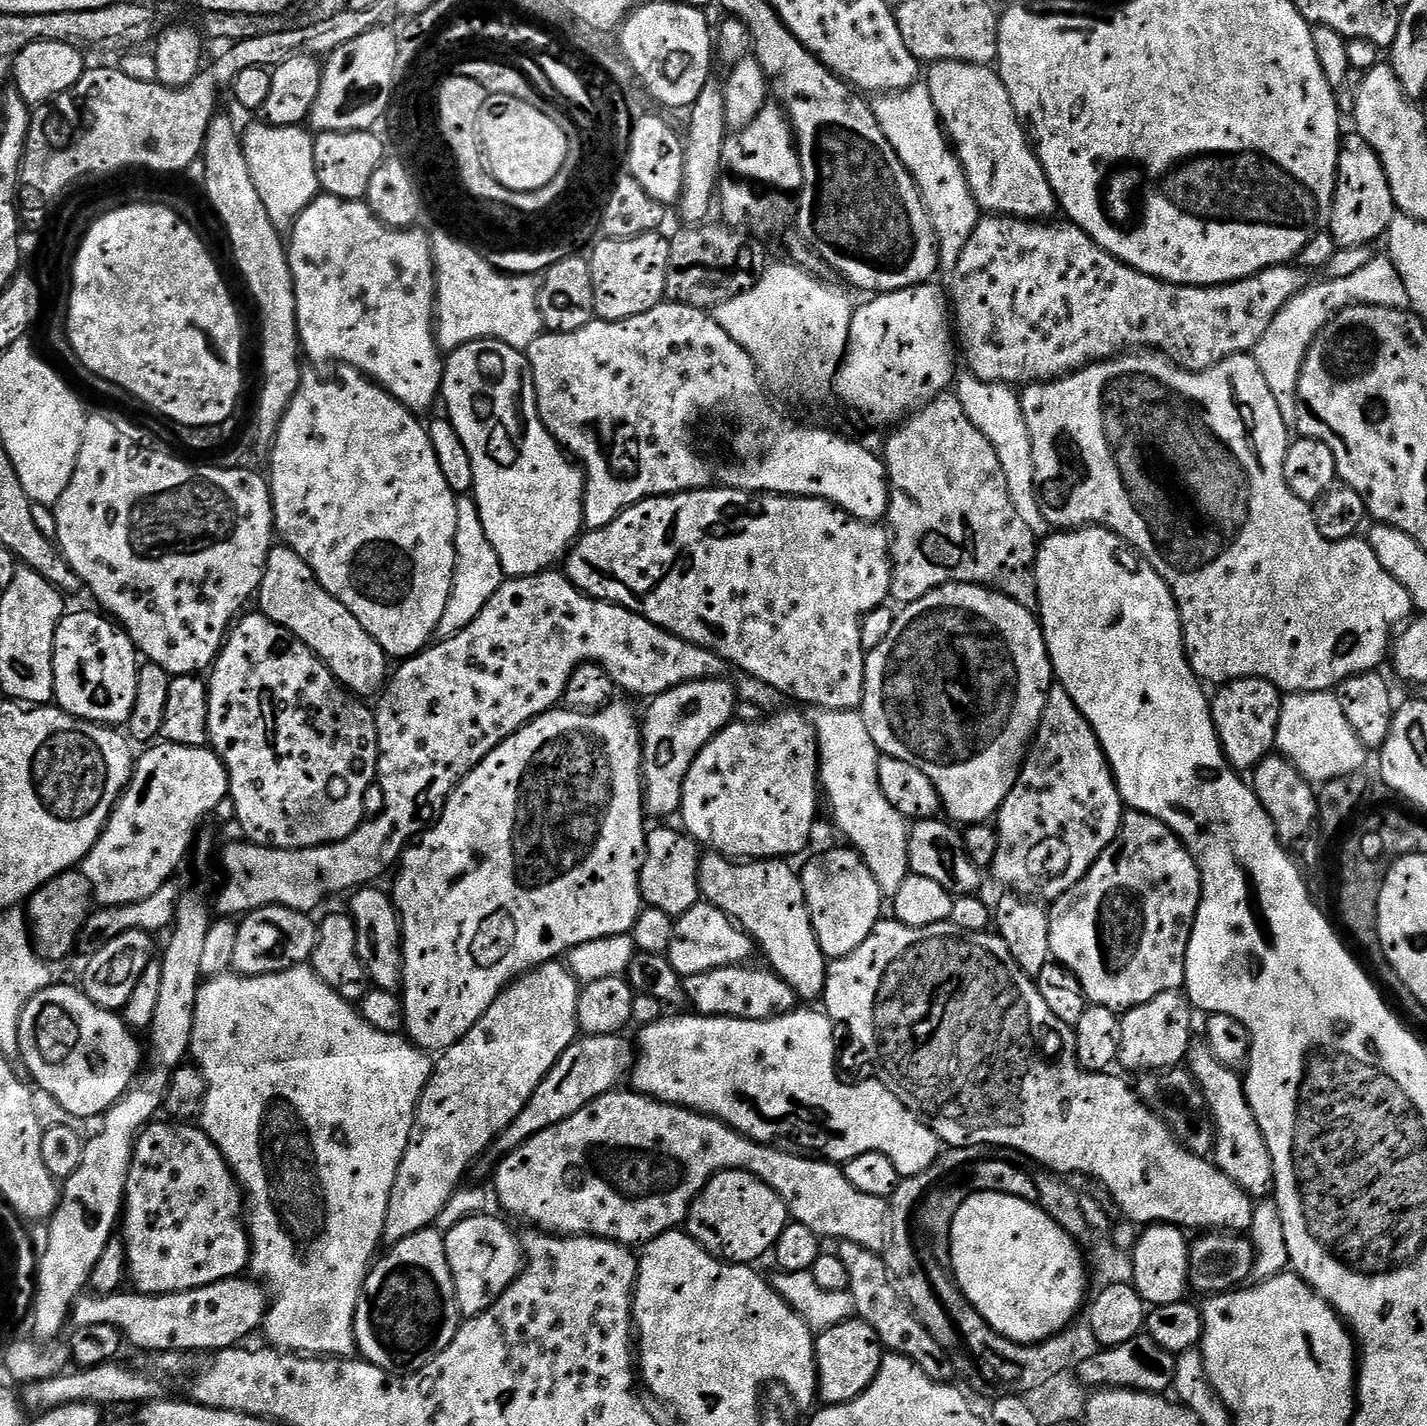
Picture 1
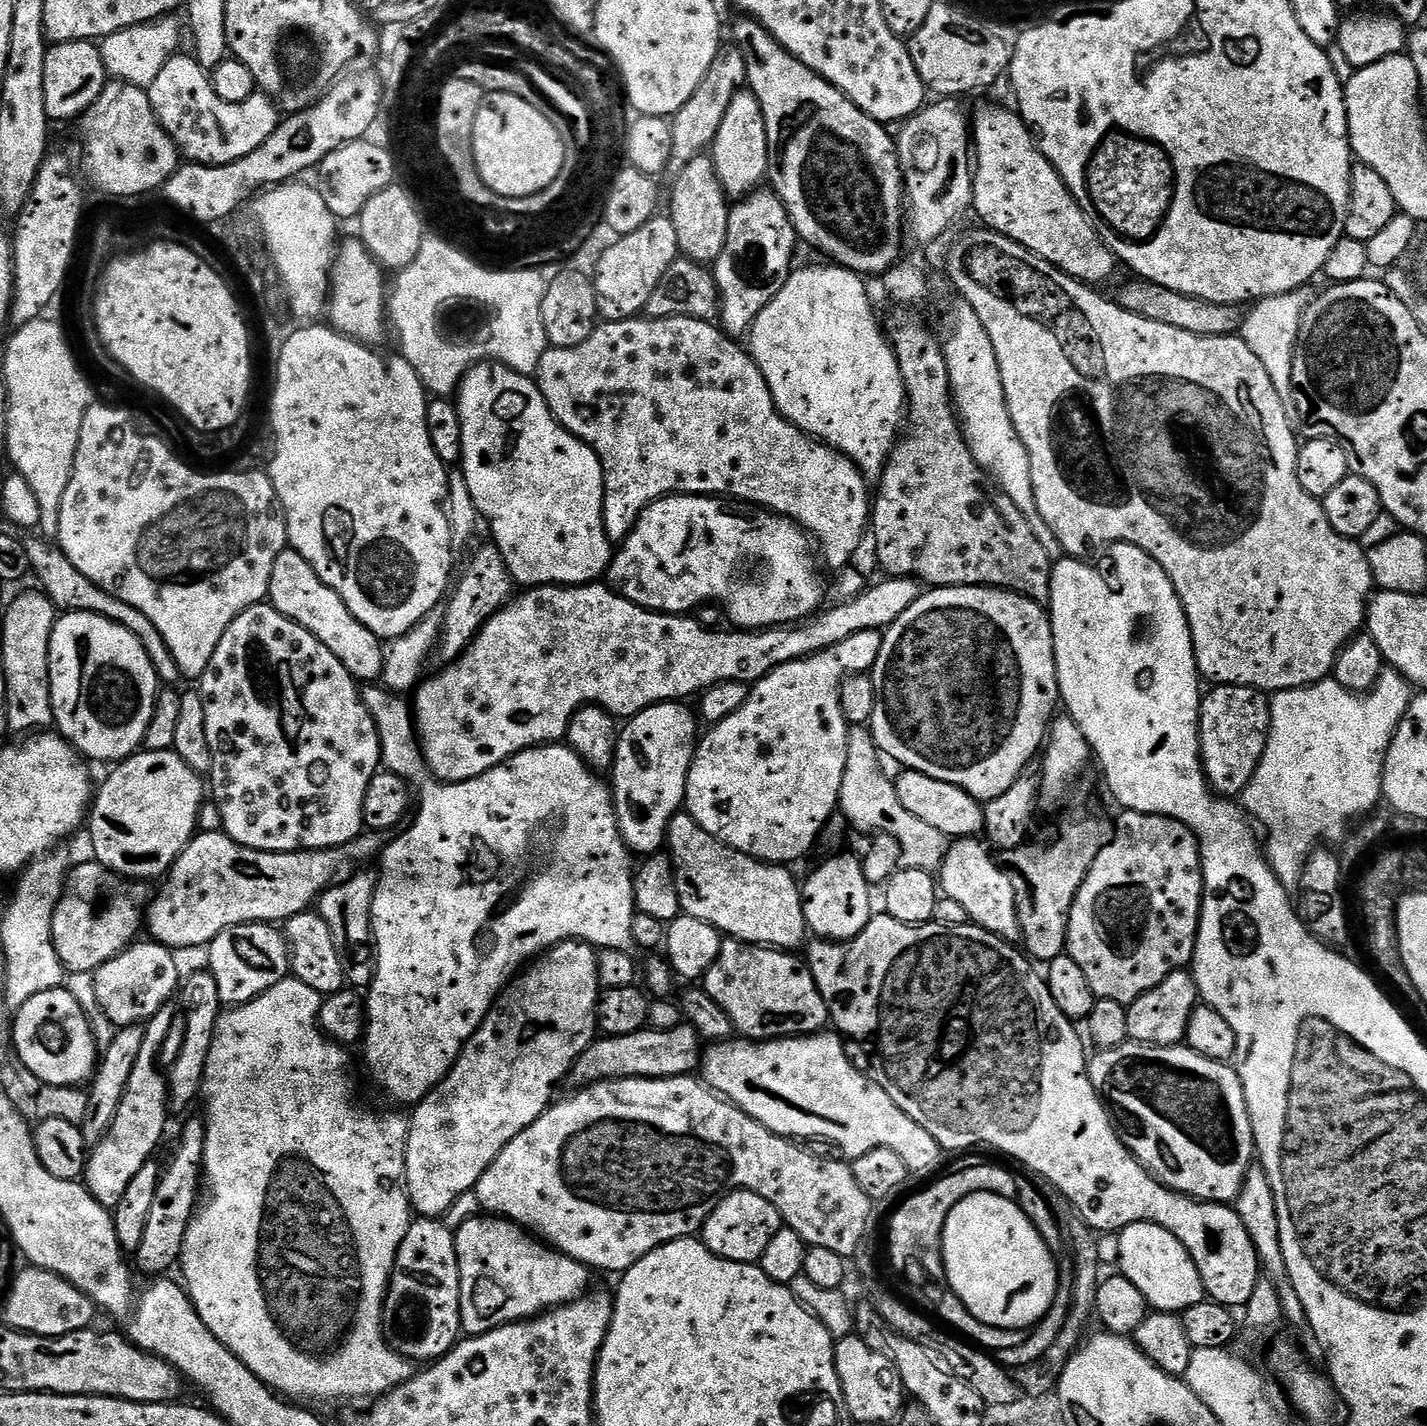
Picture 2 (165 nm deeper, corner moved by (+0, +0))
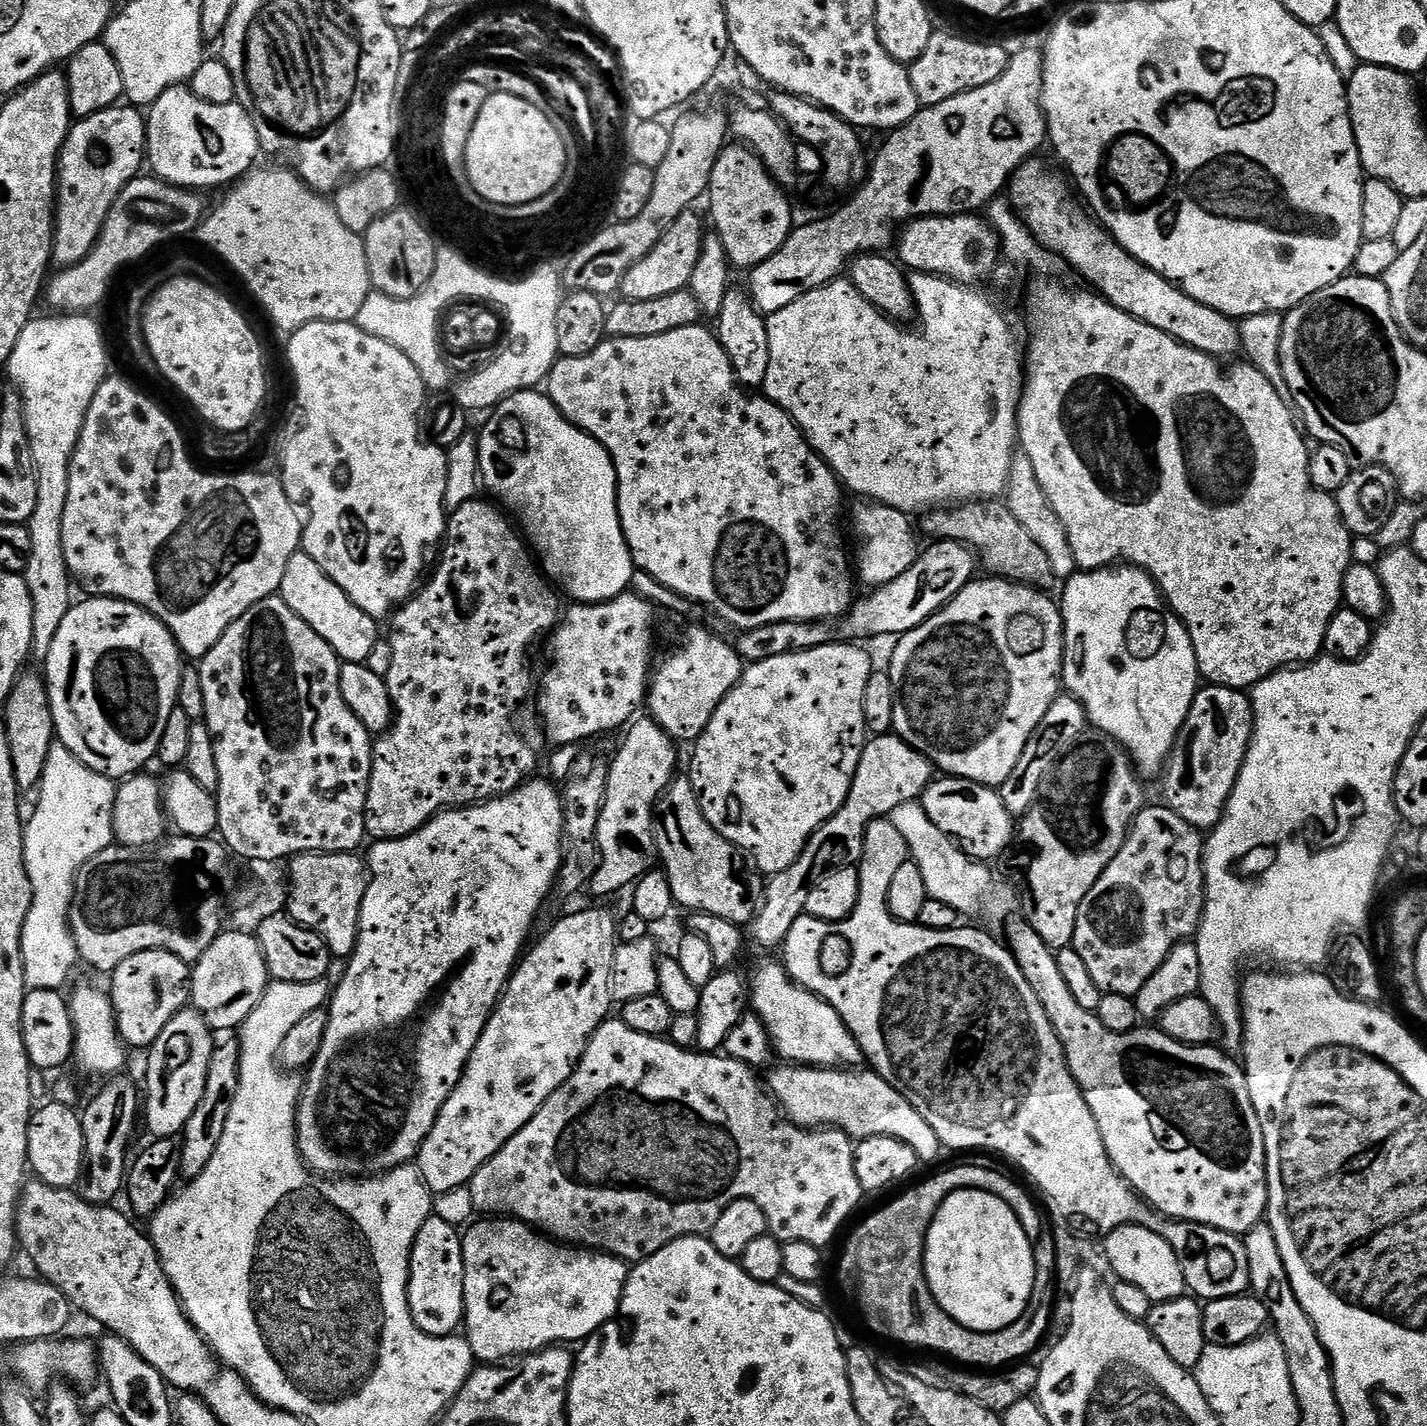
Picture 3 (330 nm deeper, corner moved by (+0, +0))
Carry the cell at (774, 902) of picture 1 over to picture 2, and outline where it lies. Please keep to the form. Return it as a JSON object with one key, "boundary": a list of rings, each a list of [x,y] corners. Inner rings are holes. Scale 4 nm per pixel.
{"boundary":[[[684,810],[677,812],[670,822],[666,852],[672,858],[683,915],[698,918],[717,928],[725,937],[744,944],[796,950],[800,943],[805,943],[802,888],[787,867],[755,860],[715,840]]]}

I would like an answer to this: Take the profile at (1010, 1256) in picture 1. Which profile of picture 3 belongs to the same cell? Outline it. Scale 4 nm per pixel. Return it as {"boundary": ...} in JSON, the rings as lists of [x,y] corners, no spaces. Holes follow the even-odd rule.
{"boundary":[[[977,1188],[950,1194],[923,1242],[928,1285],[954,1322],[976,1332],[1000,1331],[1028,1311],[1038,1283],[1034,1242],[1002,1196]]]}

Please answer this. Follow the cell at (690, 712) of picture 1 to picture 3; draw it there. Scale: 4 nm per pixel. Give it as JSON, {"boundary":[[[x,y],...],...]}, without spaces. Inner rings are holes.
{"boundary":[[[637,719],[623,733],[624,741],[616,757],[611,757],[608,766],[608,789],[604,795],[595,838],[601,850],[601,865],[590,883],[590,890],[596,896],[612,896],[623,888],[631,889],[658,860],[654,809],[658,797],[668,789],[668,784],[677,775],[677,745],[653,720],[643,719]]]}

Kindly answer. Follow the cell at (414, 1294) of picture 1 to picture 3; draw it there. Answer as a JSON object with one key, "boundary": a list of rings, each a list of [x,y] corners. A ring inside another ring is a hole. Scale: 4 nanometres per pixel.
{"boundary":[[[435,1214],[414,1238],[408,1263],[408,1305],[414,1322],[431,1336],[451,1336],[464,1323],[464,1242],[457,1225],[442,1222]]]}

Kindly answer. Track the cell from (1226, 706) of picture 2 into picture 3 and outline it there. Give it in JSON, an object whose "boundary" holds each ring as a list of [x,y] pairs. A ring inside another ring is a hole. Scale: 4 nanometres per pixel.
{"boundary":[[[1201,687],[1162,769],[1163,803],[1196,828],[1215,828],[1224,816],[1224,808],[1238,782],[1251,741],[1249,693],[1239,688]]]}

